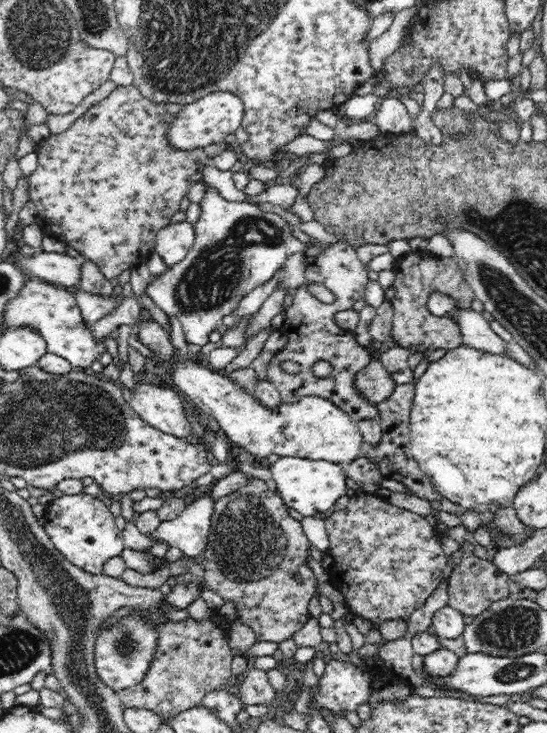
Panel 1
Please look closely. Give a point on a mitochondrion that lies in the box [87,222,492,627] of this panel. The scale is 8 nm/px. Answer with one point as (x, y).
(248, 539)

